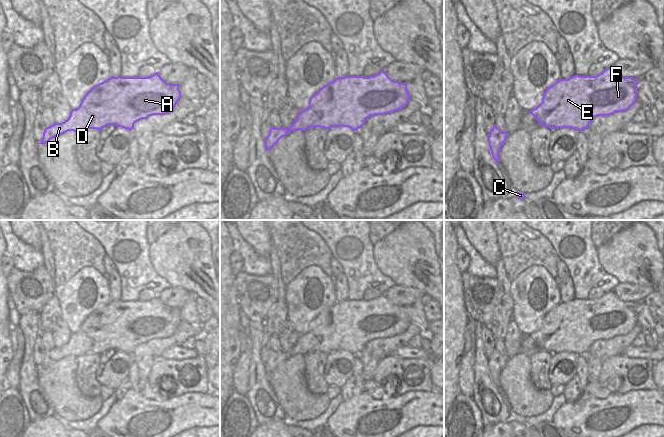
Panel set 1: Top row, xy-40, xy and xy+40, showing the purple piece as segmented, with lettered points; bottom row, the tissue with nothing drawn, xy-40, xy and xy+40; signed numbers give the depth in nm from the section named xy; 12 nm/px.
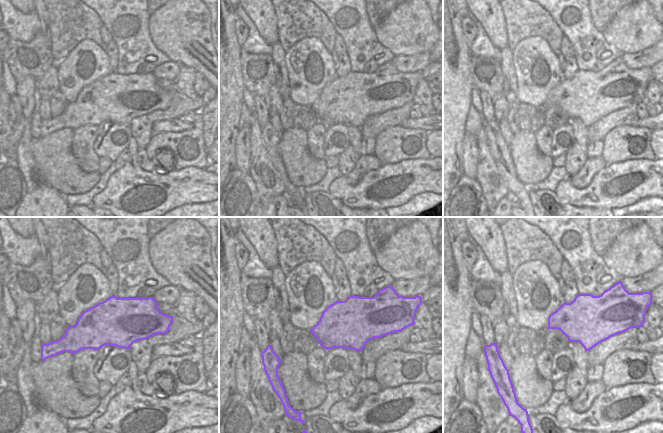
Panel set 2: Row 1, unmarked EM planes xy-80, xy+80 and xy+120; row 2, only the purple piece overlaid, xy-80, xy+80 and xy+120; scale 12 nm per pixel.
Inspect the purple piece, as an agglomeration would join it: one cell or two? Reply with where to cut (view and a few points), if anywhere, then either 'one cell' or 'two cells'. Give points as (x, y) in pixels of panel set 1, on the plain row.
cut xy-40 (56, 359), (50, 358), (43, 361); two cells

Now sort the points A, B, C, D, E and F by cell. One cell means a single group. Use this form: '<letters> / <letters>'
A B D E F / C

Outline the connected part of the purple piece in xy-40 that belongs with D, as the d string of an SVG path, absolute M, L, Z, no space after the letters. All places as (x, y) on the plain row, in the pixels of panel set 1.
M158 296L149 301L110 301L90 313L76 333L72 333L70 340L62 347L54 347L46 351L43 361L60 360L68 355L80 356L86 353L97 353L108 349L132 354L134 348L152 339L165 339L174 334L180 324L179 308L164 305Z

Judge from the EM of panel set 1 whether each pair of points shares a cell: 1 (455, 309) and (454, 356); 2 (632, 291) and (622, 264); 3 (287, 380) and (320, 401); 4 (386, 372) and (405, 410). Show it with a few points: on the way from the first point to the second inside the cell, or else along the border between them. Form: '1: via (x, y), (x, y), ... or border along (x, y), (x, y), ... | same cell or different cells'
1: via (454, 321), (454, 344) | same cell
2: border along (619, 282), (652, 287) | different cells
3: via (295, 388), (308, 401), (312, 401) | same cell
4: border along (421, 390), (410, 390), (395, 396) | different cells

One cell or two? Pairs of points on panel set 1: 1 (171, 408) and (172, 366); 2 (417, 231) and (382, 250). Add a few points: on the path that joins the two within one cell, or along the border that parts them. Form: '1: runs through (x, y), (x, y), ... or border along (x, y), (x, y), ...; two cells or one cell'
1: border along (197, 391), (174, 396); two cells
2: runs through (408, 240), (398, 250), (391, 250); one cell

